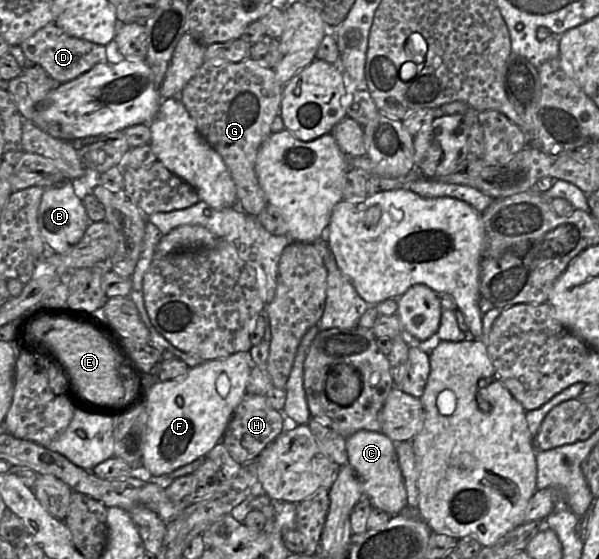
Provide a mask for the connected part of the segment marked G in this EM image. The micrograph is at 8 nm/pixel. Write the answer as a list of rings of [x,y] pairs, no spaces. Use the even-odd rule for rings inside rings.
[[[248,57],[237,63],[222,59],[205,60],[181,91],[181,101],[195,121],[199,134],[223,159],[236,186],[237,201],[242,210],[251,216],[257,216],[268,205],[258,182],[256,158],[261,145],[271,134],[274,118],[279,115],[283,86],[272,68]]]

